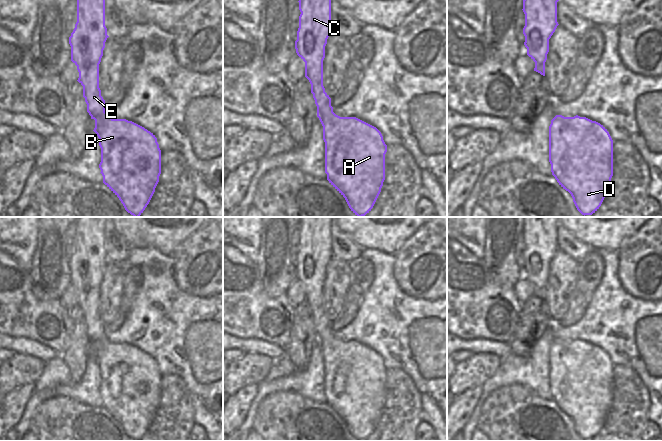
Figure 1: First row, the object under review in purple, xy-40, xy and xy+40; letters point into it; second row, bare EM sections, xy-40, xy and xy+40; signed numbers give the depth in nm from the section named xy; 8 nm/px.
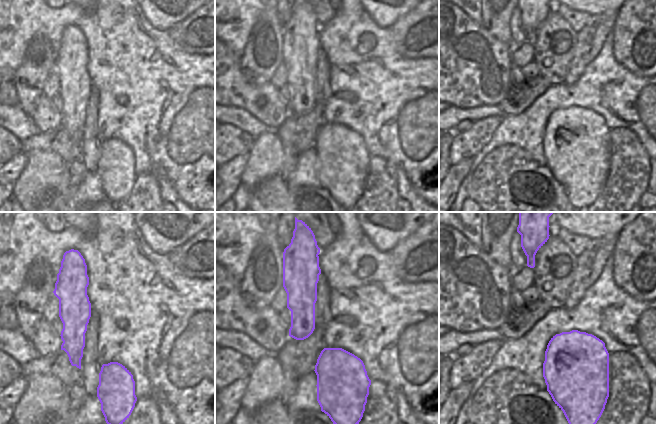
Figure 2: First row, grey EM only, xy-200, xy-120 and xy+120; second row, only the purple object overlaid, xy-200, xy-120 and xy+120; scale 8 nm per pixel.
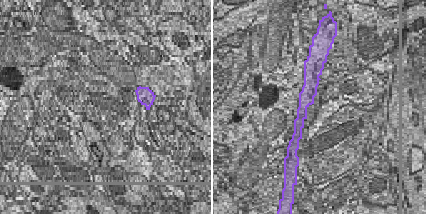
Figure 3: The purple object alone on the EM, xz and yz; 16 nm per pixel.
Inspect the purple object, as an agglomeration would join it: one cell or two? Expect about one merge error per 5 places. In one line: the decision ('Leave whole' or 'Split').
Leave whole.

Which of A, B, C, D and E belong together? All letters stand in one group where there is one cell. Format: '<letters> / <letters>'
A B C D E

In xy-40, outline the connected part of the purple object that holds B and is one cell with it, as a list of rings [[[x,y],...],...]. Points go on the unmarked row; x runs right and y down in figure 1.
[[[78,217],[77,246],[69,261],[71,285],[79,296],[87,336],[95,344],[94,356],[99,362],[103,407],[119,422],[125,434],[139,441],[149,428],[161,398],[161,374],[157,362],[144,351],[126,343],[112,343],[105,336],[105,324],[99,312],[99,288],[109,261],[105,250],[105,218]]]

